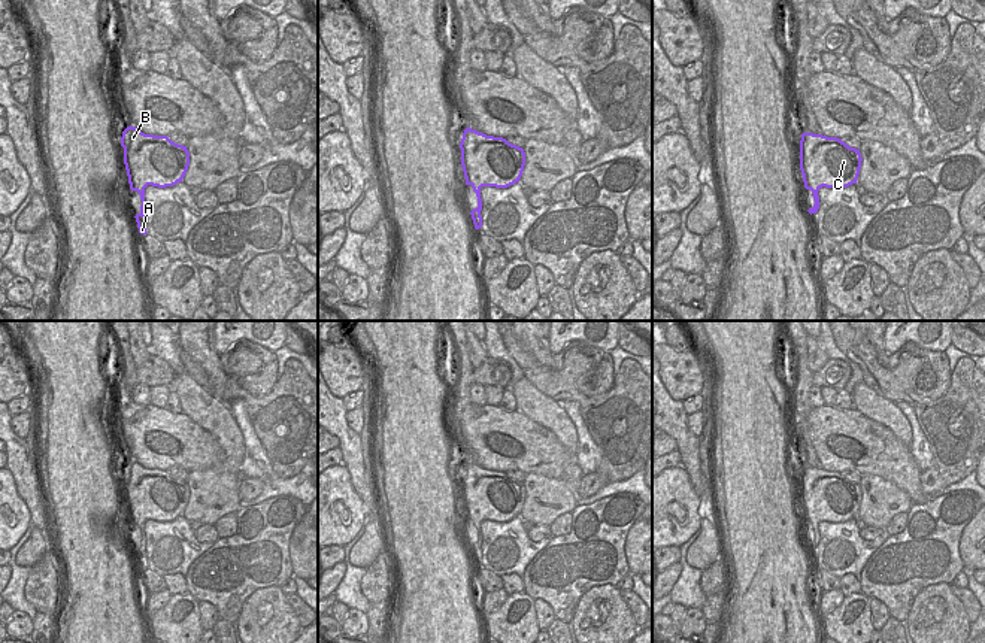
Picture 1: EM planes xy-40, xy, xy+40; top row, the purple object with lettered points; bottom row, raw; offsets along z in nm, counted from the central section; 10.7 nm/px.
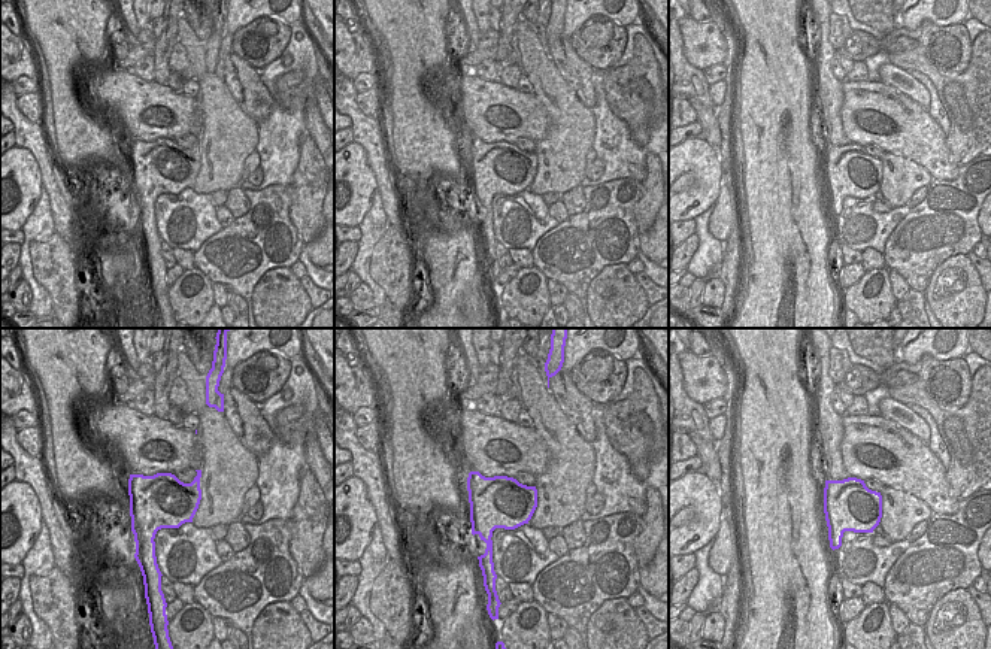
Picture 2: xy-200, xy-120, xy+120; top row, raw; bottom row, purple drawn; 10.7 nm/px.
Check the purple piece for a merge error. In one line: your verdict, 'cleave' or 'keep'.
keep

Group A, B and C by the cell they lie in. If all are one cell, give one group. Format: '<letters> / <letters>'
A B C

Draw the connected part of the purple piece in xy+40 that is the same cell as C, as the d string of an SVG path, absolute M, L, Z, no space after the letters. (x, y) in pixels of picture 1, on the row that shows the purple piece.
M803 133L800 140L800 170L804 188L813 194L815 204L807 210L810 215L819 209L818 191L825 188L846 188L857 184L861 169L860 149L848 146L842 139L827 137L822 134Z

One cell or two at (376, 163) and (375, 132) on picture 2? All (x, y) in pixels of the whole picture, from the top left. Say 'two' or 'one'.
one

